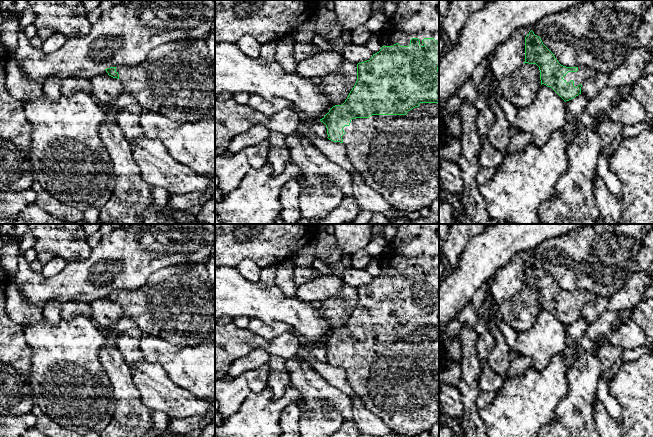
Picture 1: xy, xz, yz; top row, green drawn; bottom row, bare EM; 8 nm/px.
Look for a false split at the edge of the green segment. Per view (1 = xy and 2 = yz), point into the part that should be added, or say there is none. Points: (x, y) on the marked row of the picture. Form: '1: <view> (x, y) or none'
1: xy (177, 79)
2: yz (584, 72)

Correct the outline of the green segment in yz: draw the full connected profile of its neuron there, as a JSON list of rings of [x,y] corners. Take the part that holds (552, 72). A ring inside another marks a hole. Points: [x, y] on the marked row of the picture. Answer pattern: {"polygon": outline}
{"polygon": [[[532,30],[525,37],[525,63],[536,64],[540,70],[541,85],[551,87],[565,102],[581,94],[582,83],[596,74],[587,66],[561,65]]]}

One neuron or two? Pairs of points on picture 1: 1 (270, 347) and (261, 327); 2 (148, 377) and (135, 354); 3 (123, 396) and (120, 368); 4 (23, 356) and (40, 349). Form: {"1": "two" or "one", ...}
{"1": "two", "2": "two", "3": "one", "4": "two"}

